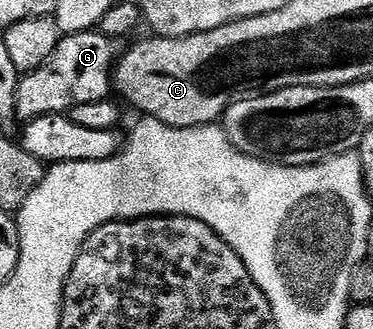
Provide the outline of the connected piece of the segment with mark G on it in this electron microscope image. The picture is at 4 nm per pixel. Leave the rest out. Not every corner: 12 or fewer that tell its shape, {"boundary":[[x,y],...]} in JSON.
{"boundary":[[69,33],[21,76],[17,118],[109,100],[121,42]]}

